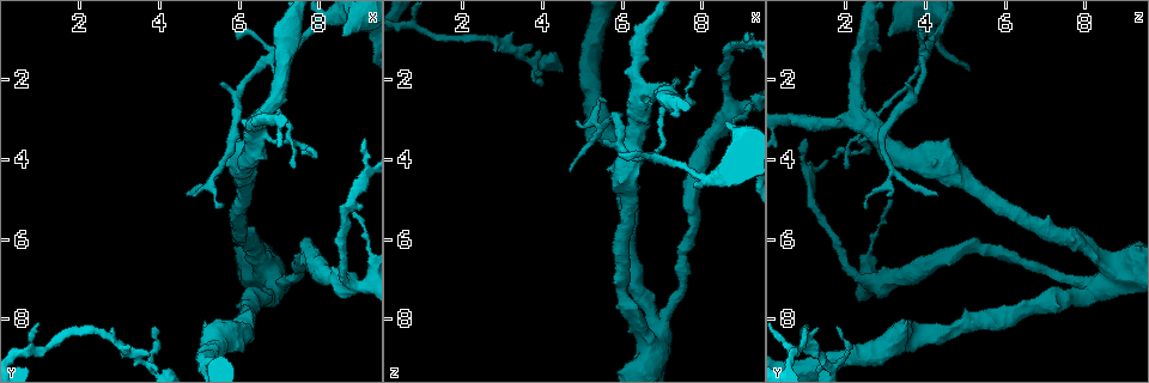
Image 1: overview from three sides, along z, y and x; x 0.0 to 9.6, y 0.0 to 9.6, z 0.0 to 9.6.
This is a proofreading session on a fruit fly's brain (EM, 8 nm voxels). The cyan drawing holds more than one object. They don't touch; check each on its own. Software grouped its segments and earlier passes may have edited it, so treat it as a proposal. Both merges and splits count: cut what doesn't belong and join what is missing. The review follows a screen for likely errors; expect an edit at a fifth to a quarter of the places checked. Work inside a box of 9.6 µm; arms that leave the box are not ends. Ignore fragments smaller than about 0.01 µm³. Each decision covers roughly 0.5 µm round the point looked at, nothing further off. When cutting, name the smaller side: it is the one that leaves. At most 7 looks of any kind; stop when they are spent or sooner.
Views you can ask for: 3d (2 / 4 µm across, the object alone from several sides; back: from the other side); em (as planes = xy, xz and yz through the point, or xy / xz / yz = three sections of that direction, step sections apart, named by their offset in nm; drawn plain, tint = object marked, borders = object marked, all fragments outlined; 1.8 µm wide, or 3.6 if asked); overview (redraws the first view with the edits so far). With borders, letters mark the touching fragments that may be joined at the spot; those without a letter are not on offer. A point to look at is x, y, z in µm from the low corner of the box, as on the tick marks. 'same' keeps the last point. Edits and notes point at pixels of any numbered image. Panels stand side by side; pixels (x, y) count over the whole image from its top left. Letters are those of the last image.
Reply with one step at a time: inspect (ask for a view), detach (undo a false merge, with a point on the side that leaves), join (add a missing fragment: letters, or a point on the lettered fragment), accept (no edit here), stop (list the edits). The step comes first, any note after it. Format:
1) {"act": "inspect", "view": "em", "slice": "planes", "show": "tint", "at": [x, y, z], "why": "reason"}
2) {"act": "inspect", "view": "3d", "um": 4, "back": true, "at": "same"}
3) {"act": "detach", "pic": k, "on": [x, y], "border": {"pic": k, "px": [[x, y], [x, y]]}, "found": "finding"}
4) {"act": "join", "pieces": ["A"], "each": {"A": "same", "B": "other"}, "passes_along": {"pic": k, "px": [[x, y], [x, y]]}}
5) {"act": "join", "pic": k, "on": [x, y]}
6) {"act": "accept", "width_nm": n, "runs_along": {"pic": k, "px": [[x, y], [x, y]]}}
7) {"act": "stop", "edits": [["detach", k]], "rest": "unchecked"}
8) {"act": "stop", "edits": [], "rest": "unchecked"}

{"act": "inspect", "view": "3d", "um": 2, "at": [8.65, 0.90, 3.10]}

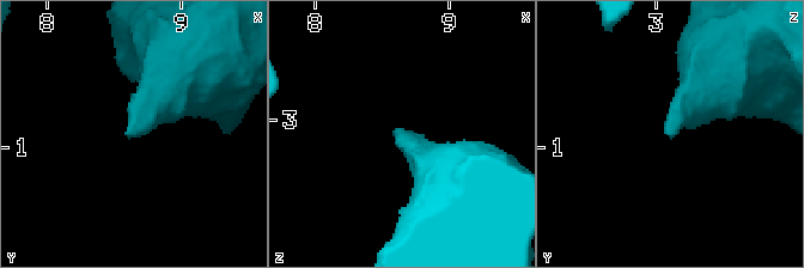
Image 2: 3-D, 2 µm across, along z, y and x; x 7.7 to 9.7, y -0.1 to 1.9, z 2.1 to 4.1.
{"act": "inspect", "view": "em", "slice": "xy", "step": 4, "show": "borders", "at": [8.60, 0.94, 3.10], "why": "need the tissue"}

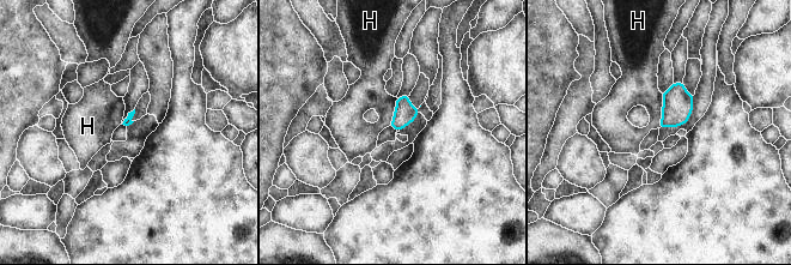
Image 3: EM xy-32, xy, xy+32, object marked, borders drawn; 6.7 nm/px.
{"act": "inspect", "view": "em", "slice": "planes", "show": "borders", "at": "same"}

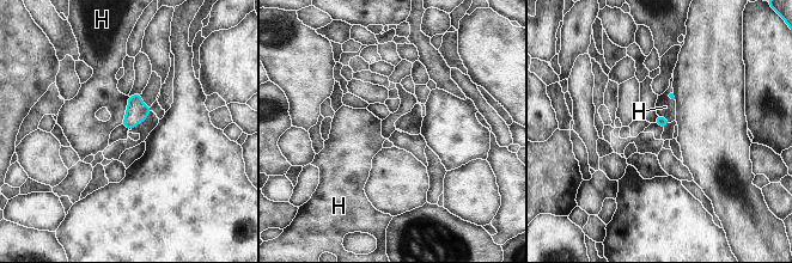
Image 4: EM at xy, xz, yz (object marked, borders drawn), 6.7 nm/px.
{"act": "accept", "longest_contact_nm": ["H", 200], "each": {"H": "other"}, "border": {"pic": 4, "px": [[128, 96], [126, 115], [121, 123]]}, "found": "none of them fits"}

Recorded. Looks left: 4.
{"act": "inspect", "view": "em", "slice": "planes", "show": "borders", "at": [9.15, 3.50, 1.05], "why": "branch stops here"}

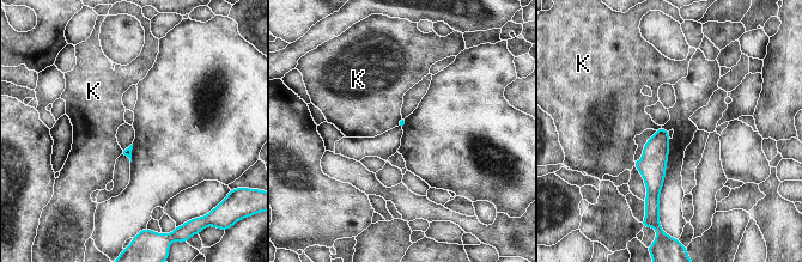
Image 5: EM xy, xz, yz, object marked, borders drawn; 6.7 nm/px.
{"act": "accept", "each": {"K": "other"}, "border": {"pic": 5, "px": [[661, 127], [656, 130]]}, "found": "none of them fits"}

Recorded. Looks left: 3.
{"act": "inspect", "view": "3d", "um": 2, "back": true, "at": [3.95, 8.30, 1.75], "why": "thin end"}

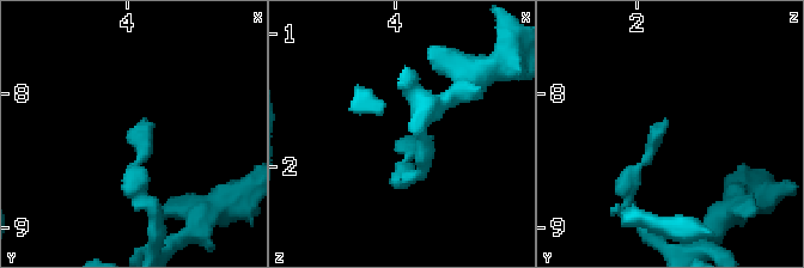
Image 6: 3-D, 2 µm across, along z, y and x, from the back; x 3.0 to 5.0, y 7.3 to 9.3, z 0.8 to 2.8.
{"act": "inspect", "view": "em", "slice": "planes", "show": "borders", "at": [3.92, 8.22, 1.76]}

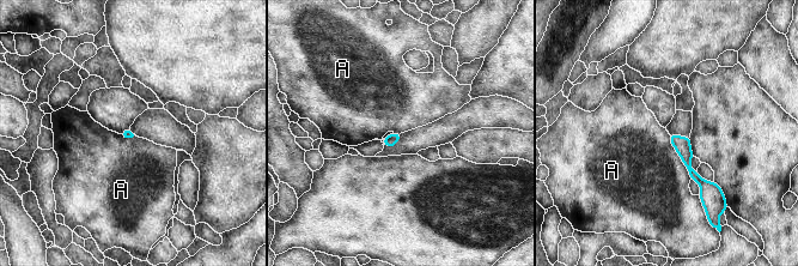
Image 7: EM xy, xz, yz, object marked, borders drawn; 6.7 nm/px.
{"act": "accept", "each": {"A": "other"}, "border": {"pic": 7, "px": [[668, 134], [690, 179]]}, "found": "none of them fits"}

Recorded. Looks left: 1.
{"act": "stop", "edits": [], "rest": "unchecked"}

